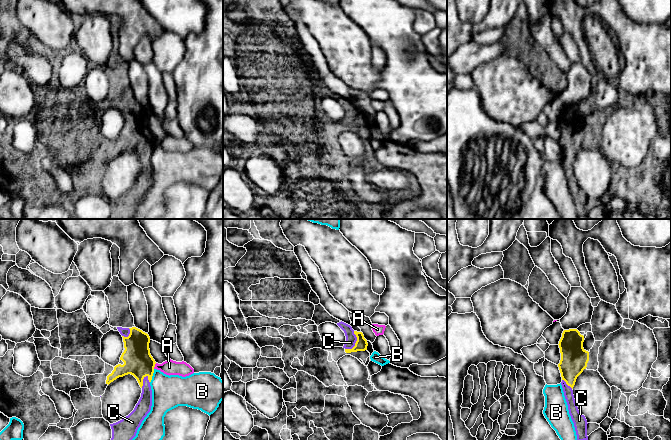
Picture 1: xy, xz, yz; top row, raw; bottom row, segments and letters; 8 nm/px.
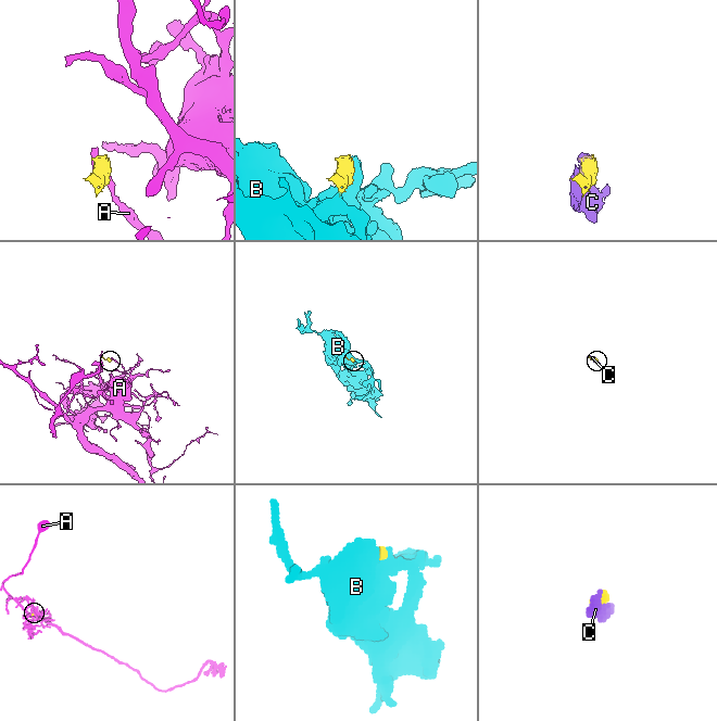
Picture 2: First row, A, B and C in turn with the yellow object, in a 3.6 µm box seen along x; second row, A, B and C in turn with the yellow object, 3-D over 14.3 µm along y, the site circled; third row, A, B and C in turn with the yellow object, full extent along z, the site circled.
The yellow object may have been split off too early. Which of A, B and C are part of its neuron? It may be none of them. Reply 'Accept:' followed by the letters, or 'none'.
Accept: C

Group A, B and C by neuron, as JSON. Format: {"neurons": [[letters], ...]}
{"neurons": [["A"], ["B"], ["C"]]}

